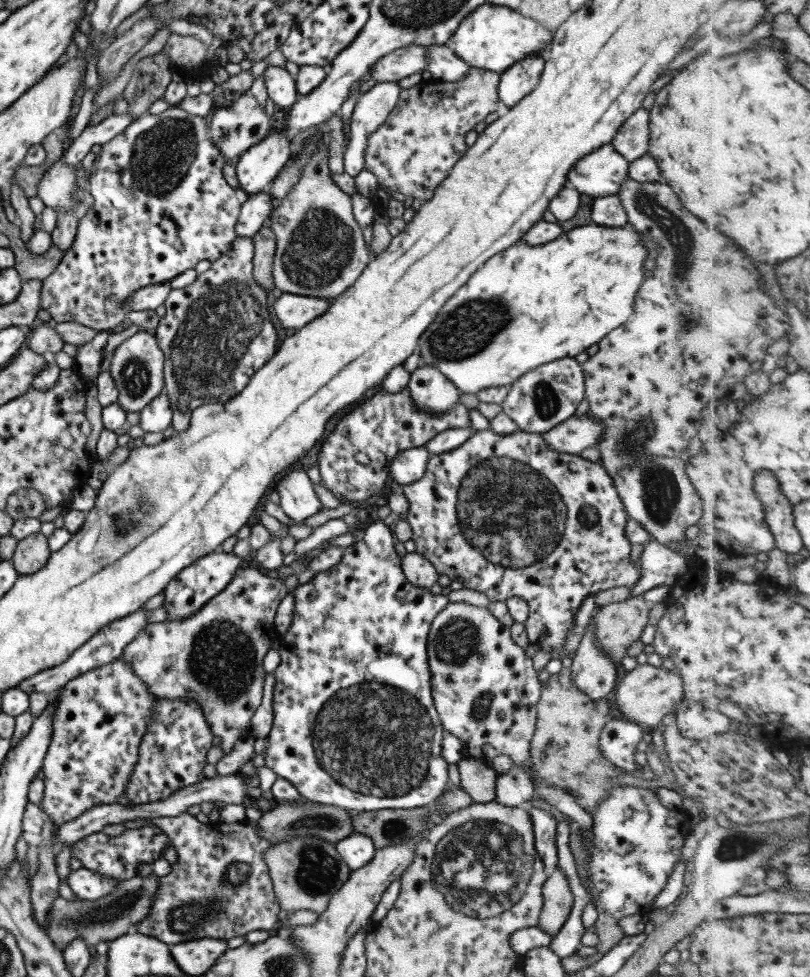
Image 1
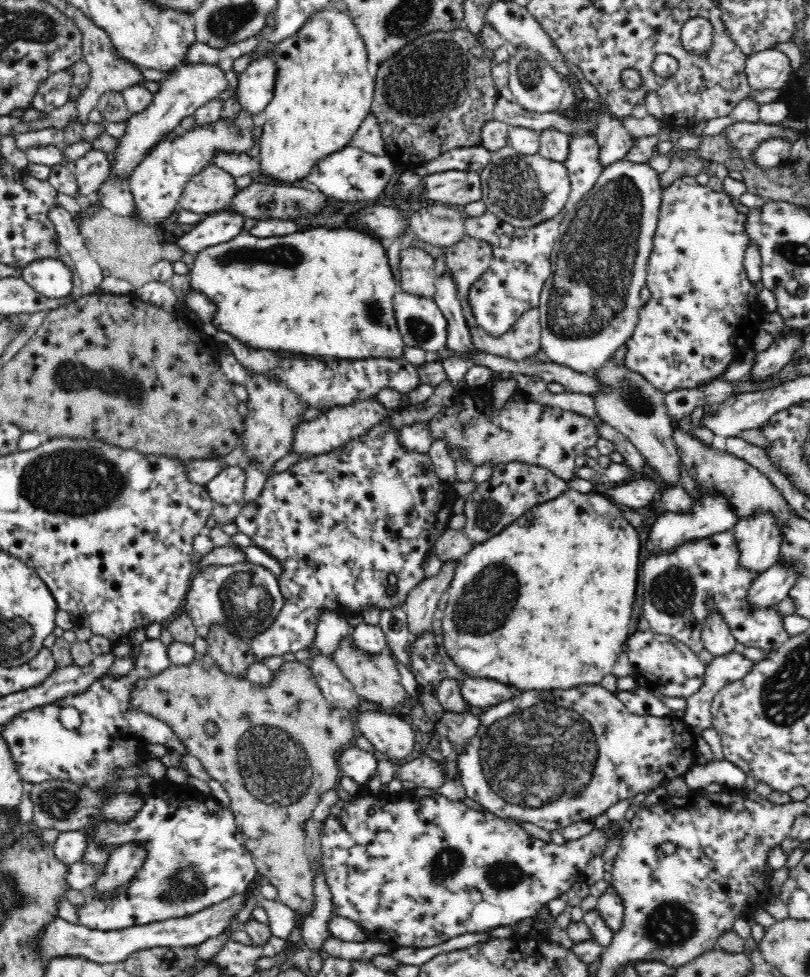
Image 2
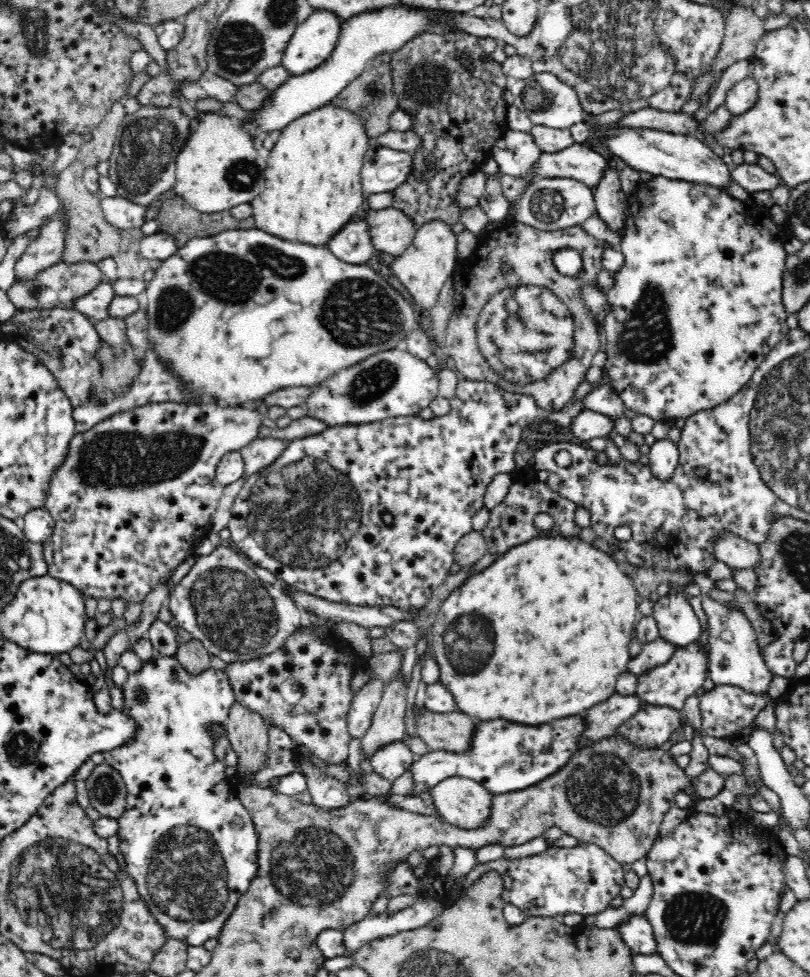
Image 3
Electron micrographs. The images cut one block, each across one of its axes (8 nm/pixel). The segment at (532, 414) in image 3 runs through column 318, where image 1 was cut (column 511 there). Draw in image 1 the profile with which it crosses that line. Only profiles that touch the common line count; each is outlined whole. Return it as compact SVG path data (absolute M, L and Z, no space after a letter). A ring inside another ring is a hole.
M491 430L474 431L457 448L442 454L431 455L423 476L411 484L401 485L401 494L408 502L405 518L411 527L410 540L415 545L414 552L426 558L434 566L438 575L443 574L451 580L460 581L463 587L483 593L490 601L503 602L512 596L522 598L528 606L528 615L523 622L528 641L548 652L551 658L559 659L566 634L572 627L574 616L582 600L588 594L598 593L614 586L626 586L630 589L640 577L640 568L636 568L629 561L630 542L625 538L623 530L627 514L603 465L583 460L579 455L561 454L551 450L543 441L542 434L539 433L519 431L511 434L497 434Z

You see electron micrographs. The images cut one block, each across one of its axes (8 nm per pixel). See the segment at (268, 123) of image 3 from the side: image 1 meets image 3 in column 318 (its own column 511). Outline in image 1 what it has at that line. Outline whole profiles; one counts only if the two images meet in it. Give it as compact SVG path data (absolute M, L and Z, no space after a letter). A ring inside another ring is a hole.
M531 54L500 72L496 93L507 108L516 105L538 83L545 56Z

